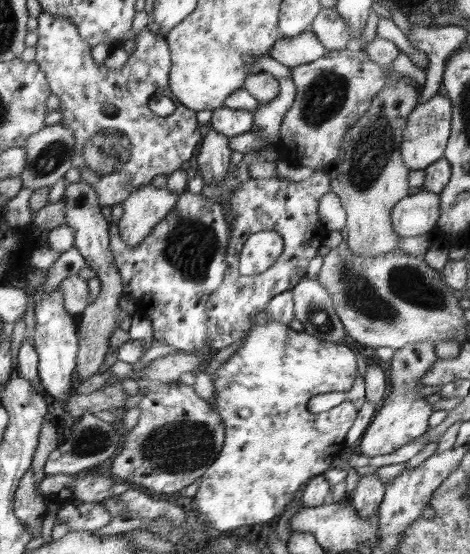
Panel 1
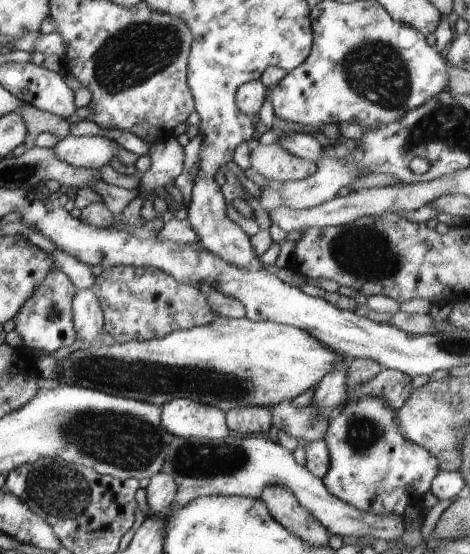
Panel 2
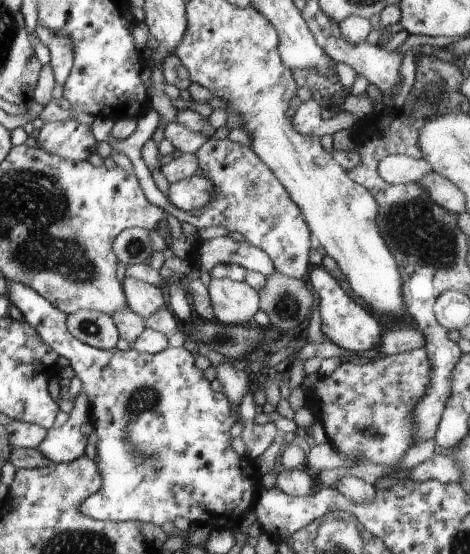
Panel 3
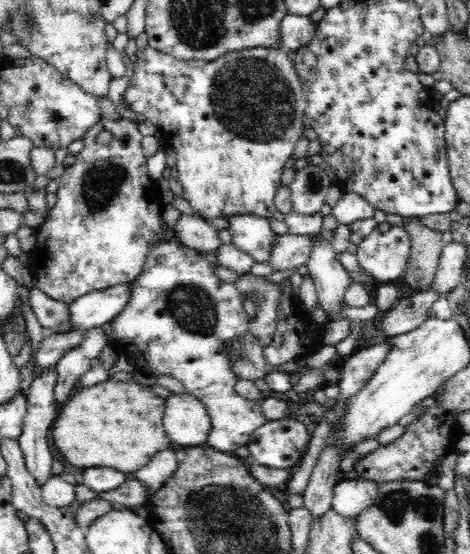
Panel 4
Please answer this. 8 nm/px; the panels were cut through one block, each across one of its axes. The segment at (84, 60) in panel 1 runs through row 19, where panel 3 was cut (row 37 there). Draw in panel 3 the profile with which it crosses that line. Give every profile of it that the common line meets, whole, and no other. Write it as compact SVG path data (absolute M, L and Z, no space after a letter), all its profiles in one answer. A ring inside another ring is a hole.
M40 23L36 24L35 33L40 42L43 42L50 51L49 65L52 67L56 82L63 85L73 67L72 40L68 36L62 36L60 32L52 32L44 28Z

